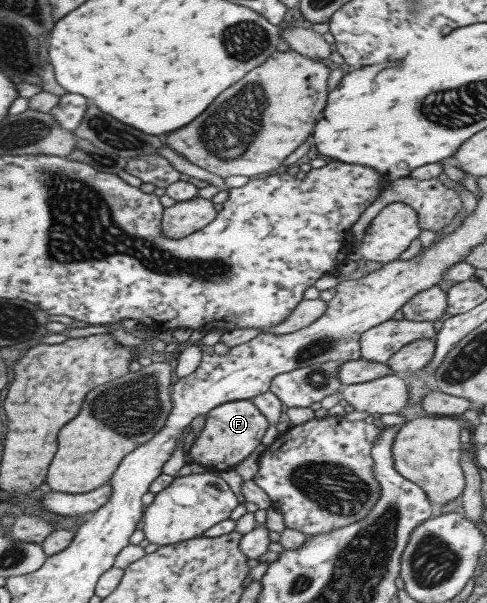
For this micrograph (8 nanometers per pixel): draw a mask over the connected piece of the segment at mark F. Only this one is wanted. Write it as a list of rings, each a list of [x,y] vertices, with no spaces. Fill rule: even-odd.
[[[249,400],[219,404],[205,414],[204,424],[188,450],[190,462],[218,472],[233,469],[261,443],[266,427],[266,418]]]

